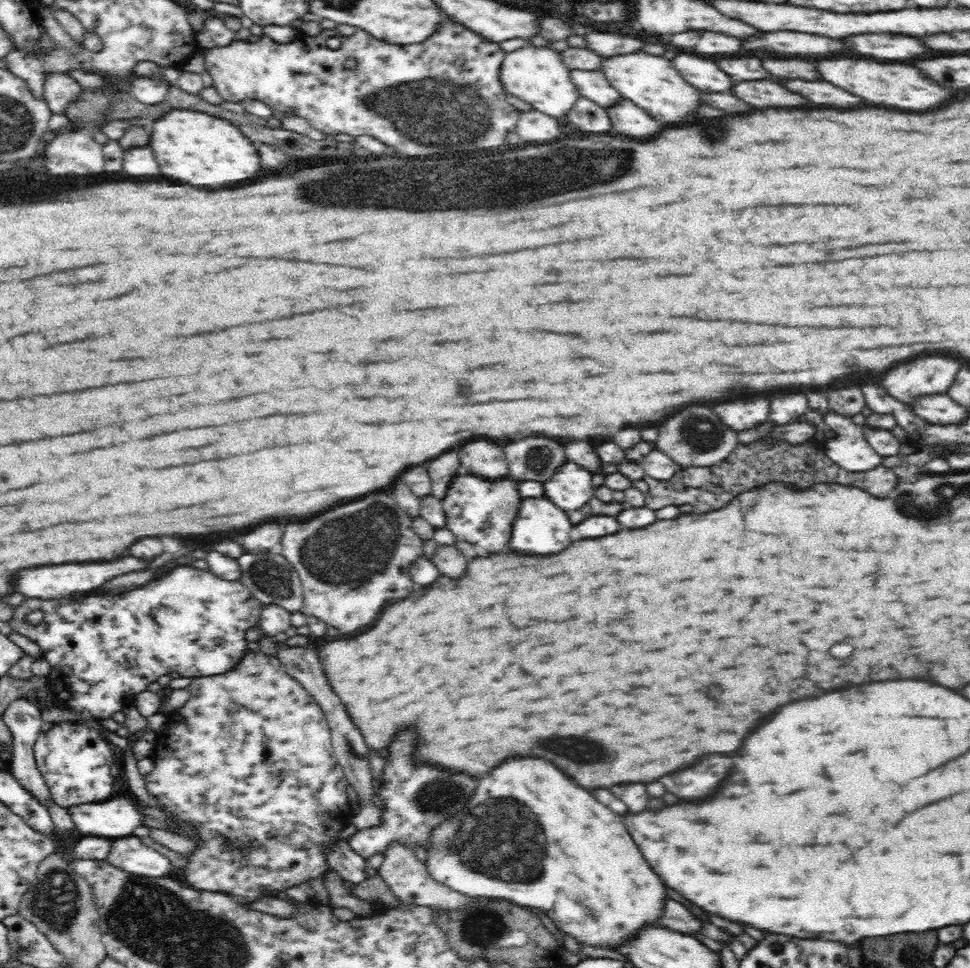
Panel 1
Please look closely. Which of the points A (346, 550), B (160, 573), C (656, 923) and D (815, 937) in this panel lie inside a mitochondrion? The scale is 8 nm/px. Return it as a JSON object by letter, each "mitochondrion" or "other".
{"A":"mitochondrion","B":"other","C":"other","D":"other"}

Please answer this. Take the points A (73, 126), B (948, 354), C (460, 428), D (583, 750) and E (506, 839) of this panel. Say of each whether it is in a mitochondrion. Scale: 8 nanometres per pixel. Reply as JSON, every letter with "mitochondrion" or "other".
{"A":"other","B":"other","C":"other","D":"mitochondrion","E":"mitochondrion"}

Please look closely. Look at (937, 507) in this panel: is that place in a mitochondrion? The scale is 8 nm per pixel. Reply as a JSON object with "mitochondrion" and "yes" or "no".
{"mitochondrion":"yes"}

